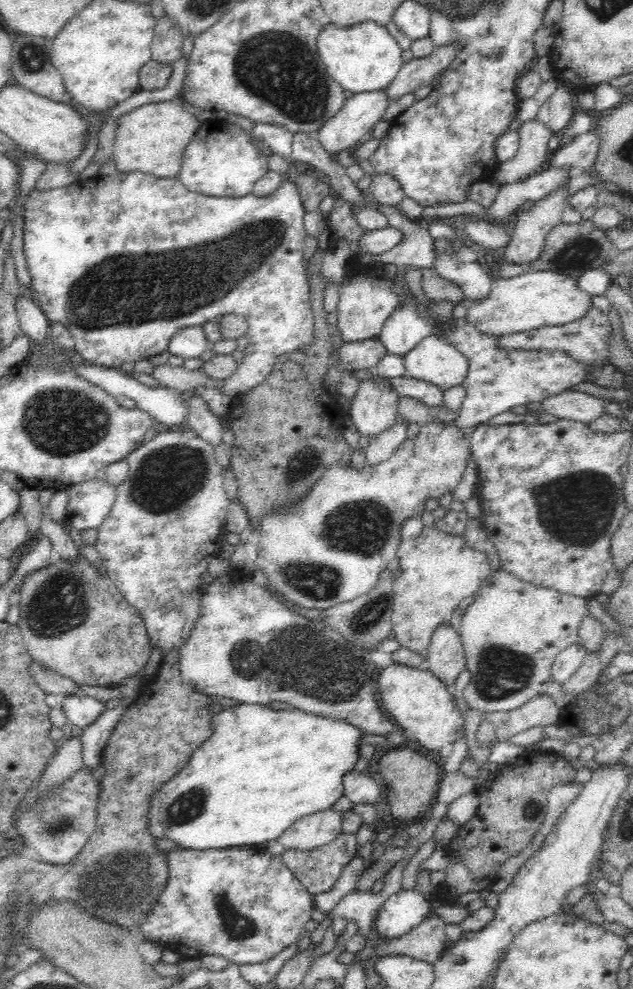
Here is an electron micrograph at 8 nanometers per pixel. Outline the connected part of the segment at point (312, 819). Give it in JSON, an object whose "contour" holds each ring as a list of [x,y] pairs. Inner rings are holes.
{"contour":[[[331,809],[321,811],[294,822],[277,841],[285,850],[309,851],[327,845],[342,833],[343,813]]]}

